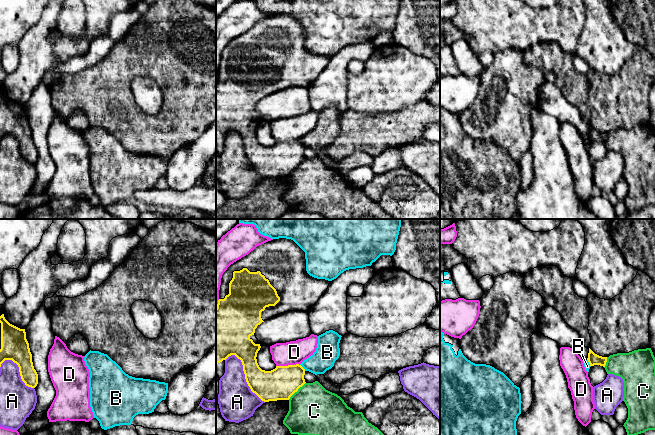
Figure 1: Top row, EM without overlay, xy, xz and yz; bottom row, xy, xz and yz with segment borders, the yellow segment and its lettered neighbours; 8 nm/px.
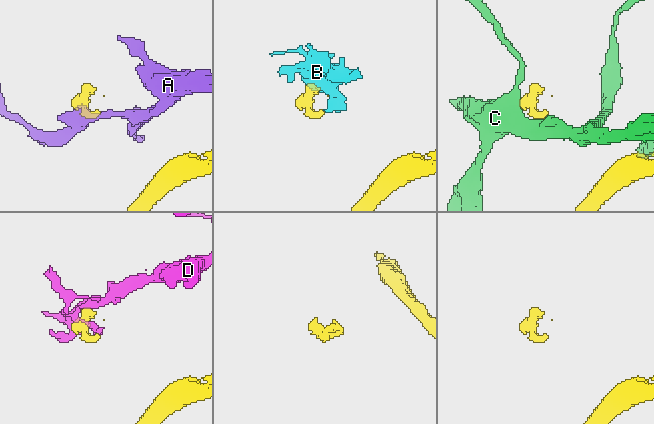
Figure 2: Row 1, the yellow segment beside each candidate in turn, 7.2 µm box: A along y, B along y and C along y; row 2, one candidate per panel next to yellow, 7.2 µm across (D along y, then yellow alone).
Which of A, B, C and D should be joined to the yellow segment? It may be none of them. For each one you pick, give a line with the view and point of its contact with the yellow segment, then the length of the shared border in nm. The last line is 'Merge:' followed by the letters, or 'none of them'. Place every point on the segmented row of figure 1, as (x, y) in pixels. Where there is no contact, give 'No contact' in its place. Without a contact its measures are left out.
Merge: none of them

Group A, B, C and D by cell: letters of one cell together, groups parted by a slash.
A / B / C / D

